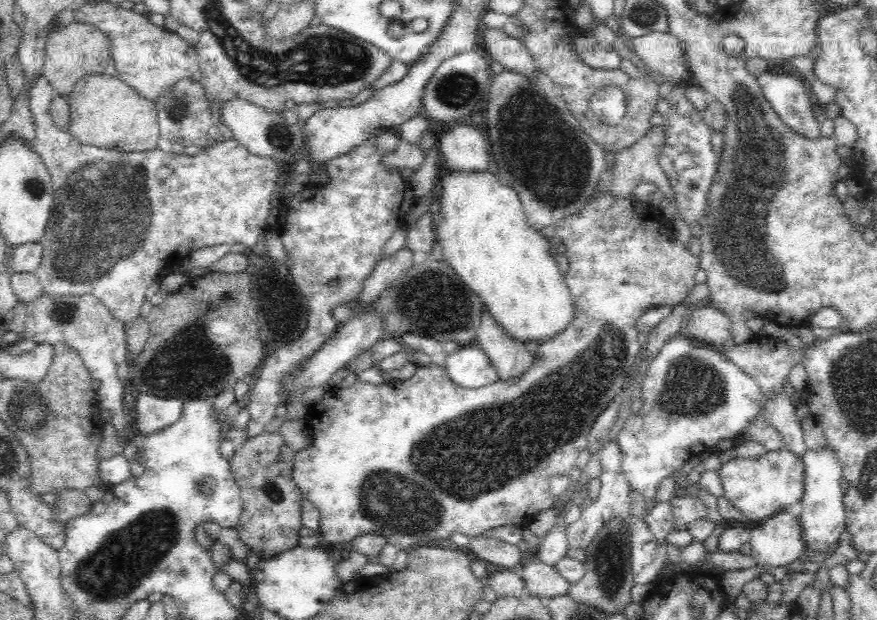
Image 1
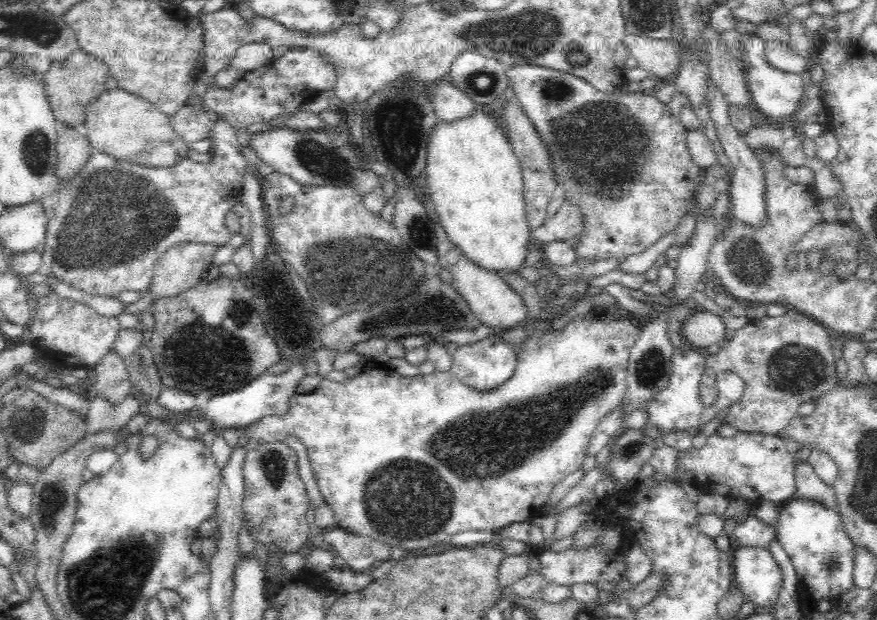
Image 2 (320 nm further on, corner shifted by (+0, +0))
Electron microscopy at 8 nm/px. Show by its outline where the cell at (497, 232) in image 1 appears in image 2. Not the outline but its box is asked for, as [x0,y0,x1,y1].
[422,76,531,278]

